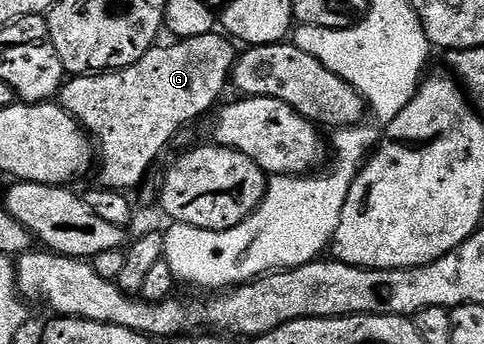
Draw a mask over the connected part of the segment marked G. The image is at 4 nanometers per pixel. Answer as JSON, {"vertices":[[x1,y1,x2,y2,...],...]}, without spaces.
{"vertices":[[212,32,172,43,172,46,152,46,145,56,141,56,141,60,137,60,137,64,126,66,123,70,72,77,61,91,63,109,72,114,97,143,97,162,103,165,99,178,106,189,131,192,134,186,141,185,151,165,158,160,159,153,174,140,175,133,182,126,197,121,206,110,214,111,223,89,228,89,231,69,237,57,236,43,230,37]]}

